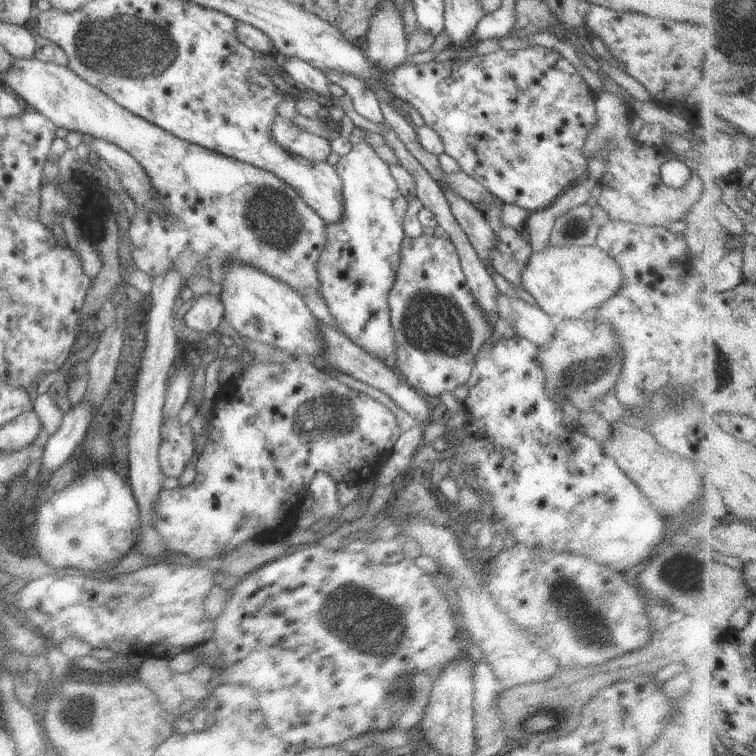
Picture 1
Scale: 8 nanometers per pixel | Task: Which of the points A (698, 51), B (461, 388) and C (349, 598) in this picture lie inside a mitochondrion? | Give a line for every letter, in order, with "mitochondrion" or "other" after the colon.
A: mitochondrion
B: other
C: mitochondrion

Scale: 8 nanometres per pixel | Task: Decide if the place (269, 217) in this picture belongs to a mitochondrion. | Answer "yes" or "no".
yes

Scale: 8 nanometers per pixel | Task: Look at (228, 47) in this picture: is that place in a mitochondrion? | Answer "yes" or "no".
no

